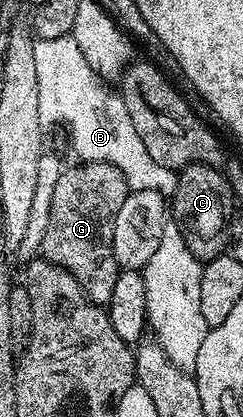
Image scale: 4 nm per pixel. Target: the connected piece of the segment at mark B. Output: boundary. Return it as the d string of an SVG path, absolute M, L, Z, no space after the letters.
M74 36L57 40L38 39L35 43L35 63L37 64L37 88L39 89L39 117L44 123L56 122L67 129L67 138L75 149L76 159L84 162L108 162L113 164L122 174L127 175L128 191L148 190L164 196L175 193L176 171L165 168L145 152L145 144L141 144L141 136L137 136L137 128L133 128L133 120L129 120L129 108L125 108L125 100L118 89L110 90L108 83L99 77L93 68L89 68L89 60L81 56L81 48L77 48Z

